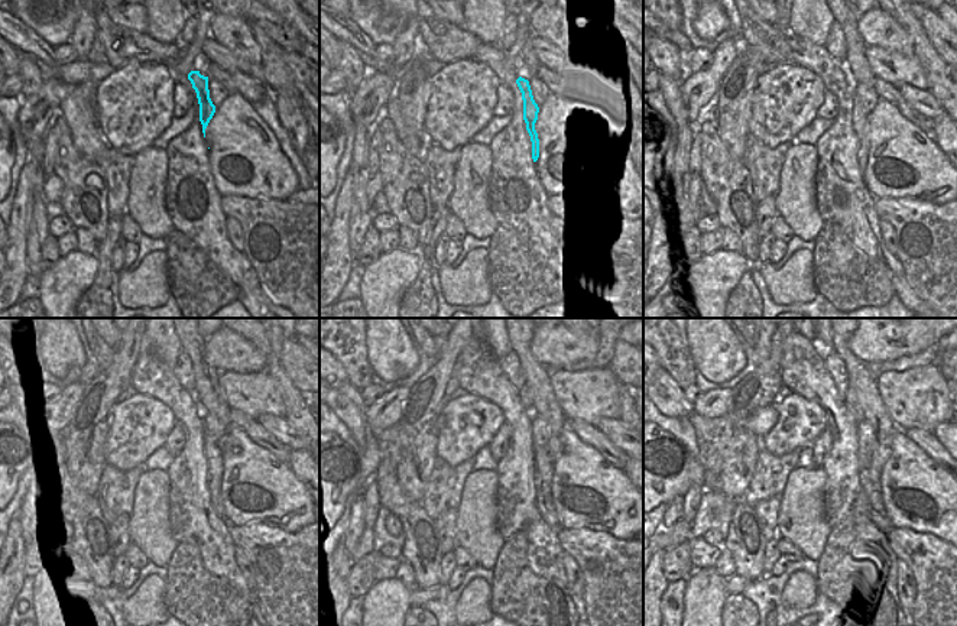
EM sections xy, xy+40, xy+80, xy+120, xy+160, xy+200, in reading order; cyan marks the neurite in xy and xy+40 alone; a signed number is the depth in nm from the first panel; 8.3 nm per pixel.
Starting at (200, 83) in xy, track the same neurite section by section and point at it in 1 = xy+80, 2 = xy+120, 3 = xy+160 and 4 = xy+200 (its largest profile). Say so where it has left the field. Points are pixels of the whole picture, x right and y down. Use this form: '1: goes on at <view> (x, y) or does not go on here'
1: goes on at xy+80 (859, 120)
2: goes on at xy+120 (213, 451)
3: goes on at xy+160 (542, 496)
4: goes on at xy+200 (876, 512)

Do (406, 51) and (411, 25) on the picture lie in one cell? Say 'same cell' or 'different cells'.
same cell

